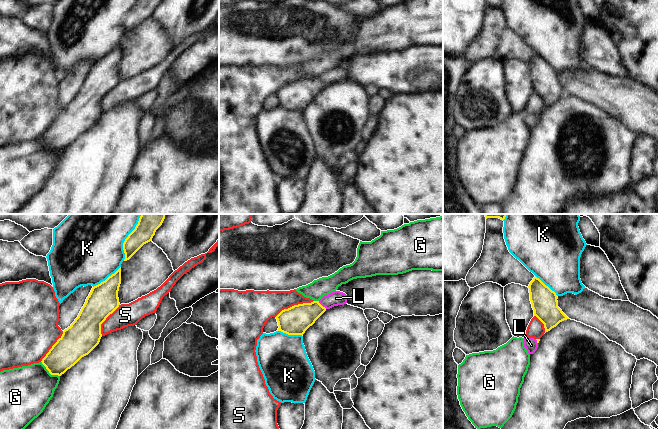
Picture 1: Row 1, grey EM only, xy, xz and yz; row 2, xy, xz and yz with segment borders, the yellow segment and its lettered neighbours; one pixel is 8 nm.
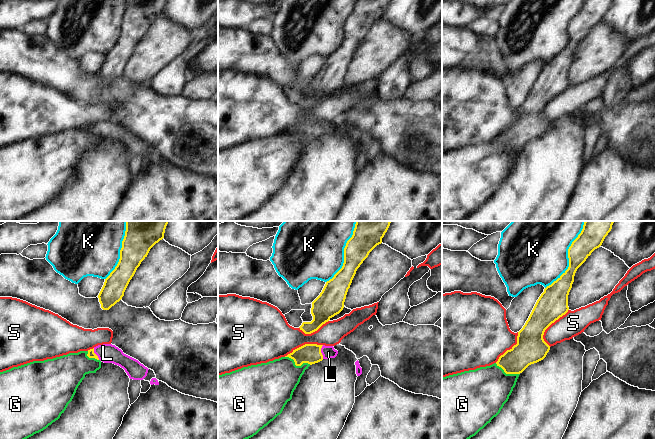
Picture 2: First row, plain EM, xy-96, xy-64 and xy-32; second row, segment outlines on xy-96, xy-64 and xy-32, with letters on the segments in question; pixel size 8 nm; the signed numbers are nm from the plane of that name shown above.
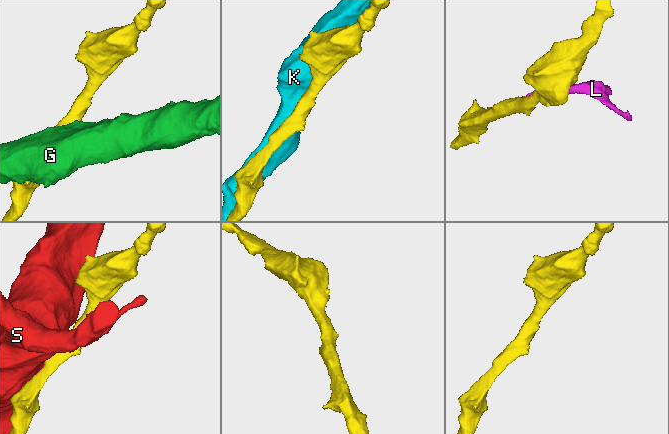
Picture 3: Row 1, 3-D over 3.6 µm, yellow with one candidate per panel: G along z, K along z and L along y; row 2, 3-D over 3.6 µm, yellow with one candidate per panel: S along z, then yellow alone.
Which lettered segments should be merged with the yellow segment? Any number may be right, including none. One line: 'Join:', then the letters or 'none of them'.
Join: L

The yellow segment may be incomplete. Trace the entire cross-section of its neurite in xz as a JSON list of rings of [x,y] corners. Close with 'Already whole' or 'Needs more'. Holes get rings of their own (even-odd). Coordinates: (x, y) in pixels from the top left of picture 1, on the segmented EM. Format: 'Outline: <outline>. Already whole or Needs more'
Outline: [[[334,291],[324,295],[319,301],[284,309],[276,316],[278,331],[288,335],[303,335],[327,309],[346,303],[347,295],[340,291]]]. Needs more

